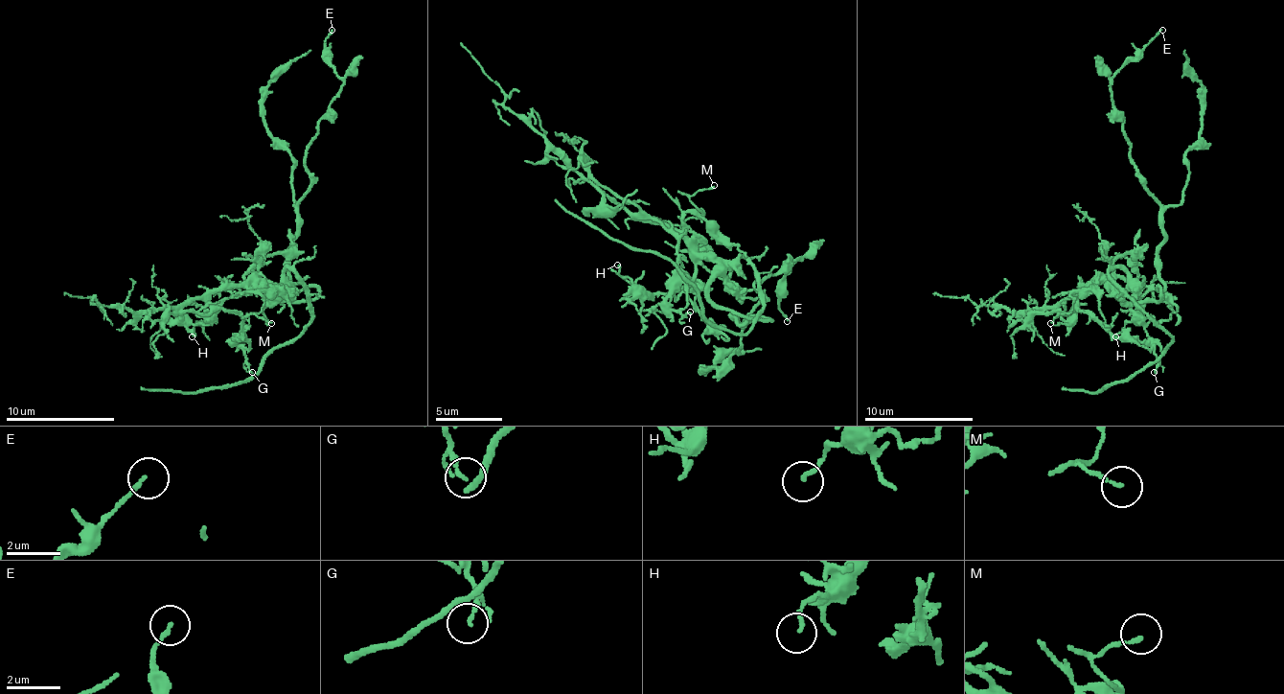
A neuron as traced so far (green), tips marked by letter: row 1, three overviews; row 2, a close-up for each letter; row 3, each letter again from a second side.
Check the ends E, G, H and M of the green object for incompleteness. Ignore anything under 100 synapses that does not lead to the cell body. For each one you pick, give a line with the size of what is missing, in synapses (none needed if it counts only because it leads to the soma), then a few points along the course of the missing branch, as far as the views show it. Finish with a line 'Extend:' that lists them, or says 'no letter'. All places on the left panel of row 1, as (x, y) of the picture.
Extend: no letter

